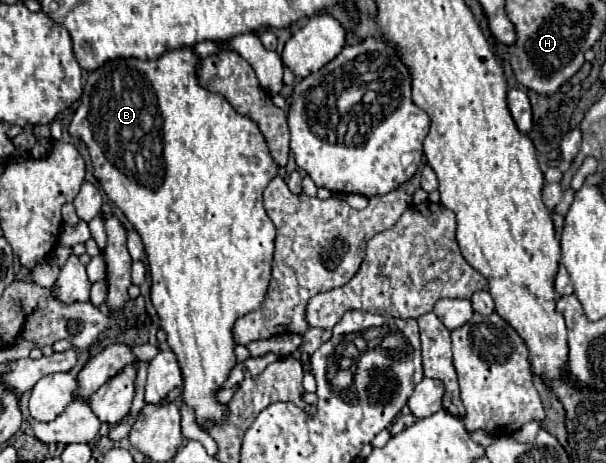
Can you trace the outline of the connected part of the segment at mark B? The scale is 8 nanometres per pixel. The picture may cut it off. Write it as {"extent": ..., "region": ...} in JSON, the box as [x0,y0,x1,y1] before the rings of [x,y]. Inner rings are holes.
{"extent":[69,49,277,427],"region":[[[175,49],[167,51],[155,61],[141,61],[141,59],[117,59],[109,61],[103,67],[89,73],[85,91],[81,95],[81,105],[73,113],[73,119],[69,123],[69,135],[79,137],[89,151],[91,163],[93,163],[93,175],[107,193],[107,197],[123,211],[123,215],[133,223],[133,227],[139,231],[141,241],[145,245],[147,255],[147,267],[151,273],[151,301],[159,315],[159,327],[167,333],[167,343],[171,351],[177,355],[181,375],[183,375],[183,403],[193,409],[195,423],[199,427],[209,427],[207,423],[223,423],[227,419],[227,405],[217,401],[217,391],[227,381],[231,369],[237,365],[235,357],[235,339],[233,339],[233,325],[239,317],[255,311],[263,299],[267,297],[267,287],[271,279],[271,261],[273,261],[273,239],[275,239],[275,227],[271,219],[265,213],[261,193],[267,187],[267,183],[277,175],[277,165],[271,157],[271,151],[259,131],[259,127],[249,119],[233,111],[233,107],[217,93],[205,91],[197,83],[197,63],[199,57],[189,49]],[[145,175],[153,175],[157,183],[145,183]]]}

